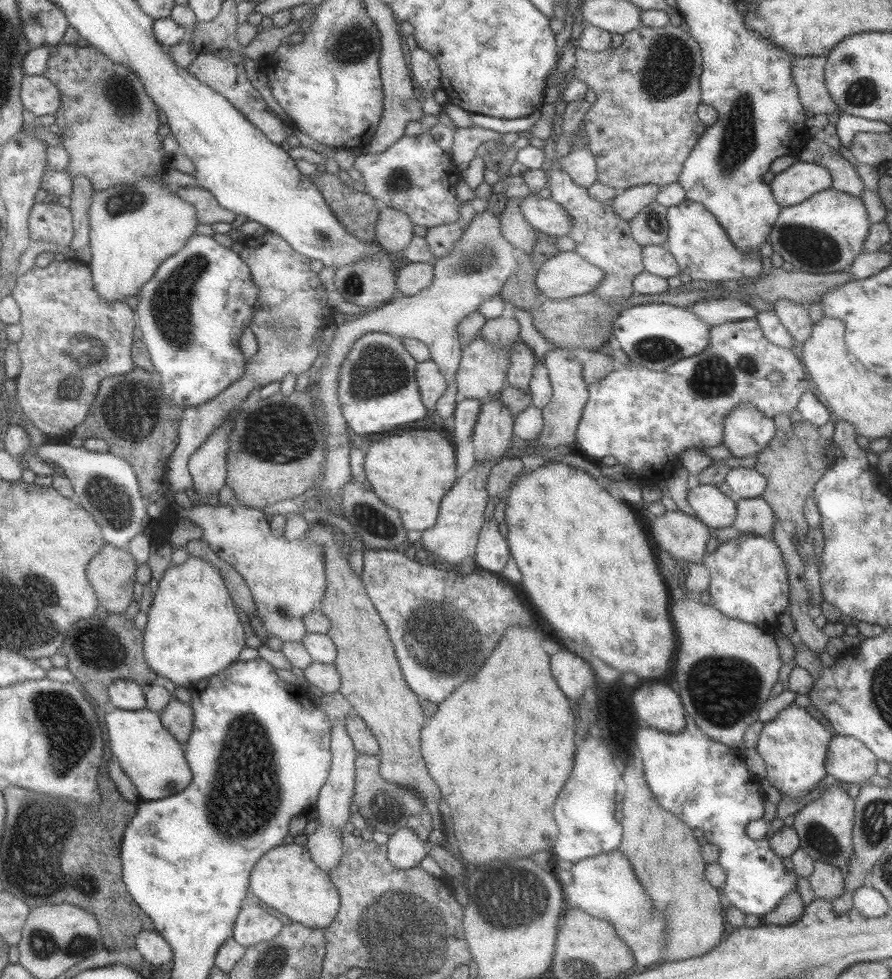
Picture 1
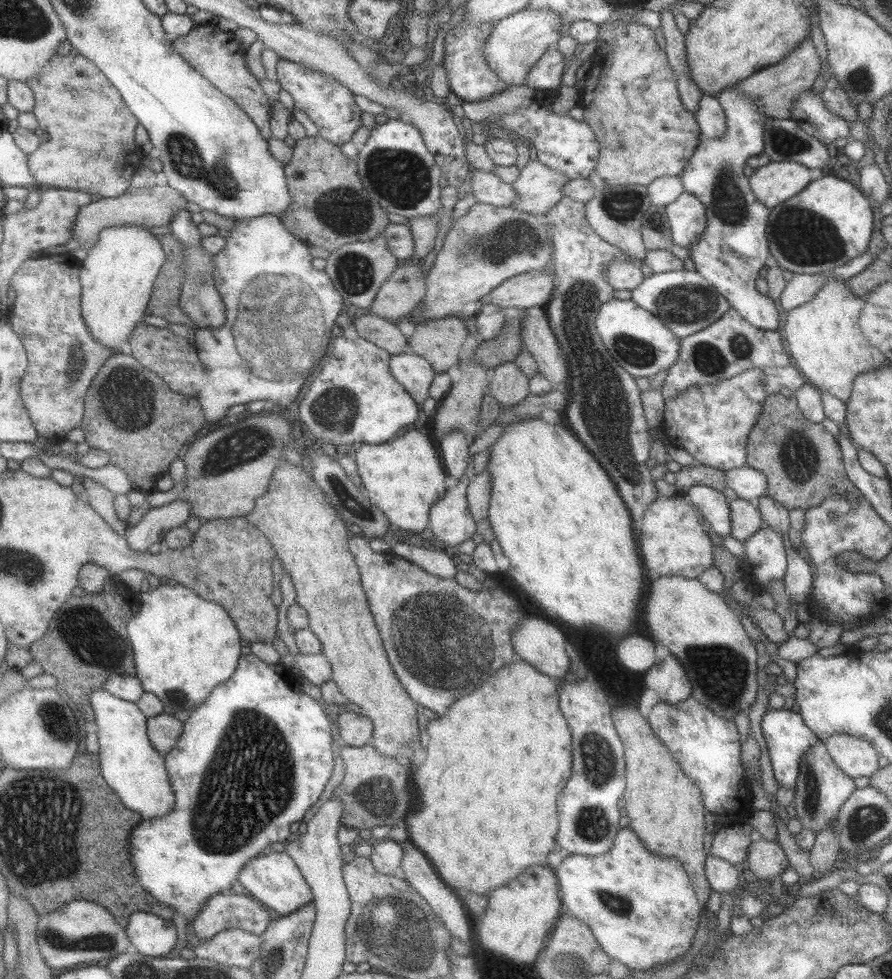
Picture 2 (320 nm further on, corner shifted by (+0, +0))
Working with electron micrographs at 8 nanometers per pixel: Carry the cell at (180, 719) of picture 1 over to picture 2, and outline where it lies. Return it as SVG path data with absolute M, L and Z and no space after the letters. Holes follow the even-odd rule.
M162 713L148 718L148 735L152 746L162 755L167 755L178 742L183 724L174 715Z

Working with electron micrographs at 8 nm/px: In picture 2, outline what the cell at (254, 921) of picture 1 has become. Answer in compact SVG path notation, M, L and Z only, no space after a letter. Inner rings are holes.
M222 892L211 896L206 904L195 914L193 921L187 926L199 939L212 938L221 930L241 928L252 934L262 935L268 928L275 914L264 903L252 896L238 895L235 892Z

